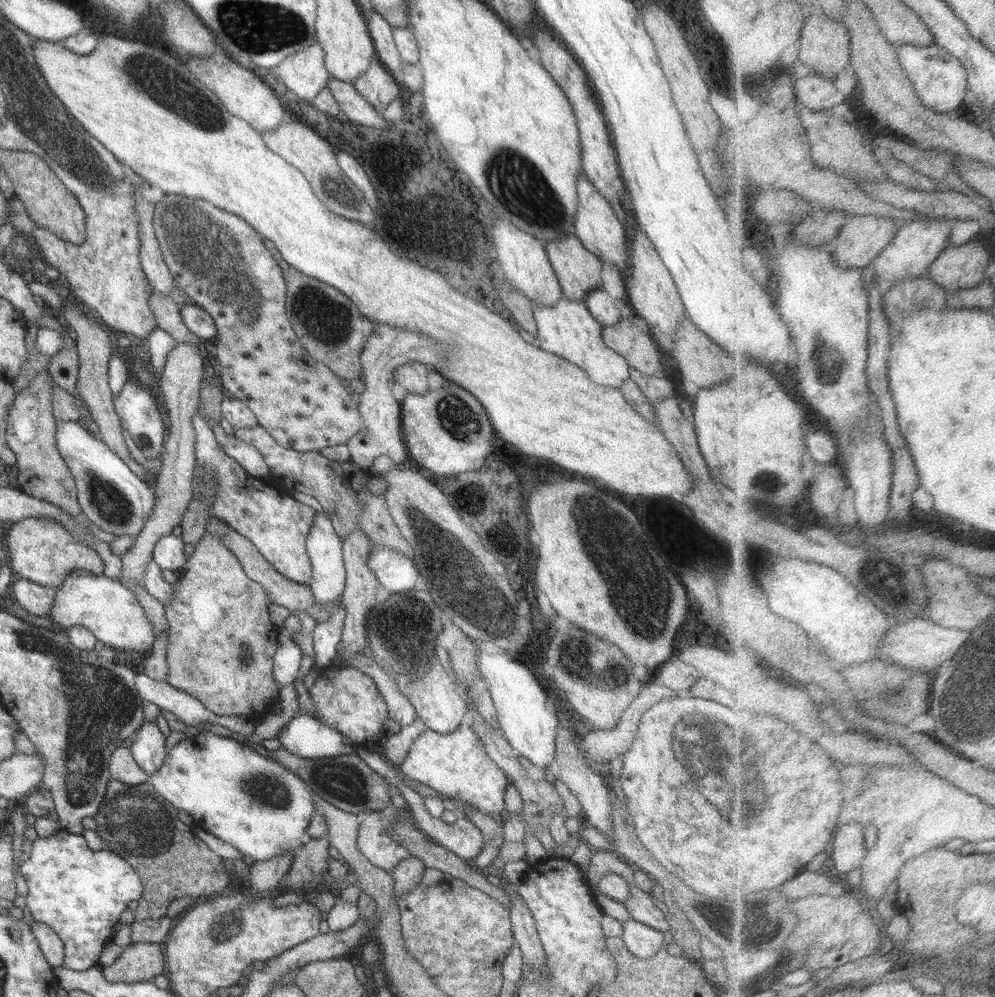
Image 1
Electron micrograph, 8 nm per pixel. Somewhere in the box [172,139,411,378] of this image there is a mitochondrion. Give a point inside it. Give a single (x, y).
(328, 322)

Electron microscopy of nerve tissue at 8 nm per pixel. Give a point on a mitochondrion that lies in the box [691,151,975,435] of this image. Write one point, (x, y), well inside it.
(825, 361)

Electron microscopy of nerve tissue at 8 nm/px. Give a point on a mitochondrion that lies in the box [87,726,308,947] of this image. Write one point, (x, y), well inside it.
(129, 812)

